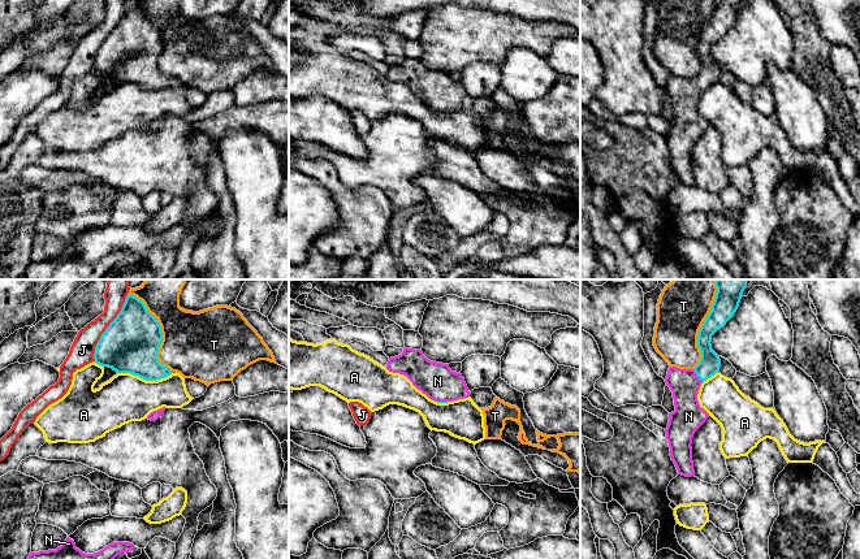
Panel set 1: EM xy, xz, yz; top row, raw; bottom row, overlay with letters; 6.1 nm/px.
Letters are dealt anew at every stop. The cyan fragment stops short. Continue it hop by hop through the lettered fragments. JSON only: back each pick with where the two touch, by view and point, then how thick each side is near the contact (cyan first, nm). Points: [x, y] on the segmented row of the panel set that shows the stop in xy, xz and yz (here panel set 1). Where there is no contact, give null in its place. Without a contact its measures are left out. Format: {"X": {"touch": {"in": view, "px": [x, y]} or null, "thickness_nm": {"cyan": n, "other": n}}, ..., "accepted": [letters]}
{"N": {"touch": {"in": "yz", "px": [698, 376]}, "thickness_nm": {"cyan": 130, "other": 190}}, "accepted": ["N"]}

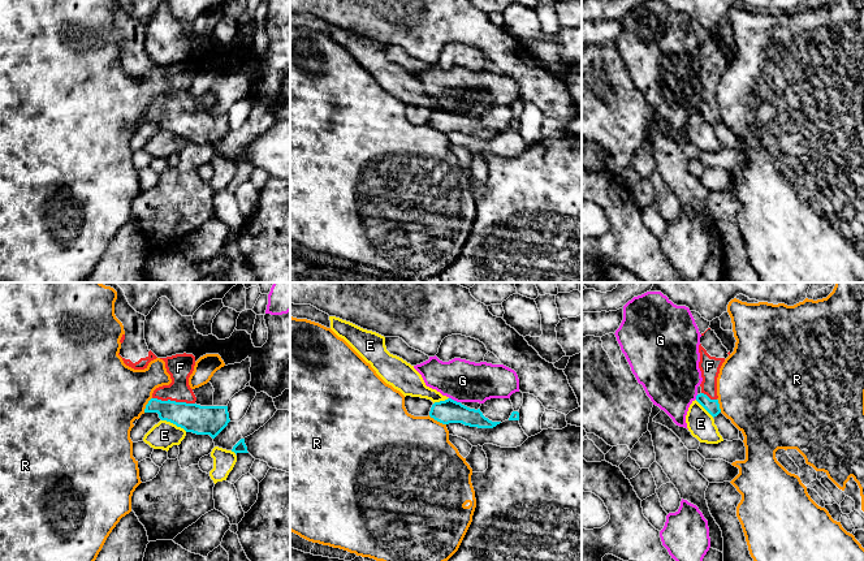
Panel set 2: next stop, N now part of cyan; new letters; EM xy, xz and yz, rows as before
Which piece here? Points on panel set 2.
{"F": {"touch": {"in": "xy", "px": [173, 401]}, "thickness_nm": {"cyan": 180, "other": 160}}, "accepted": ["F"]}

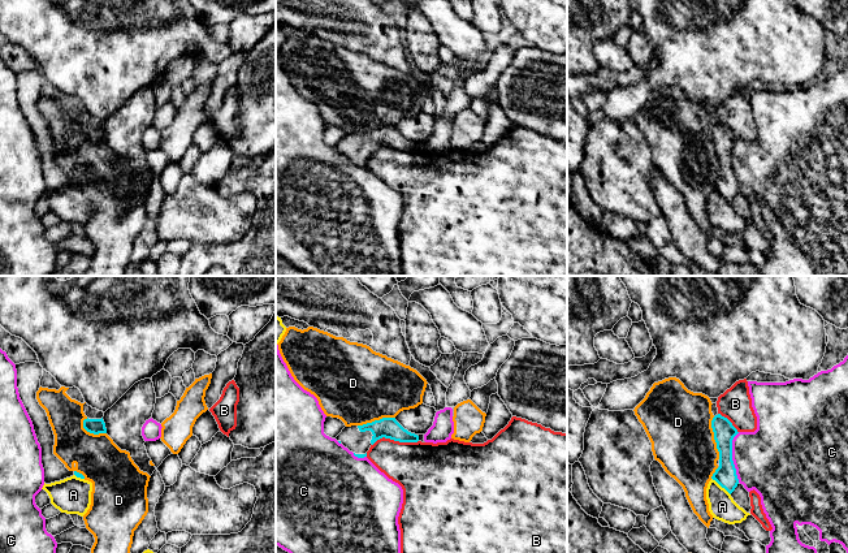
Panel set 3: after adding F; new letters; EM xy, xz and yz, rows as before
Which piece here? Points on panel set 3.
{"accepted": []}

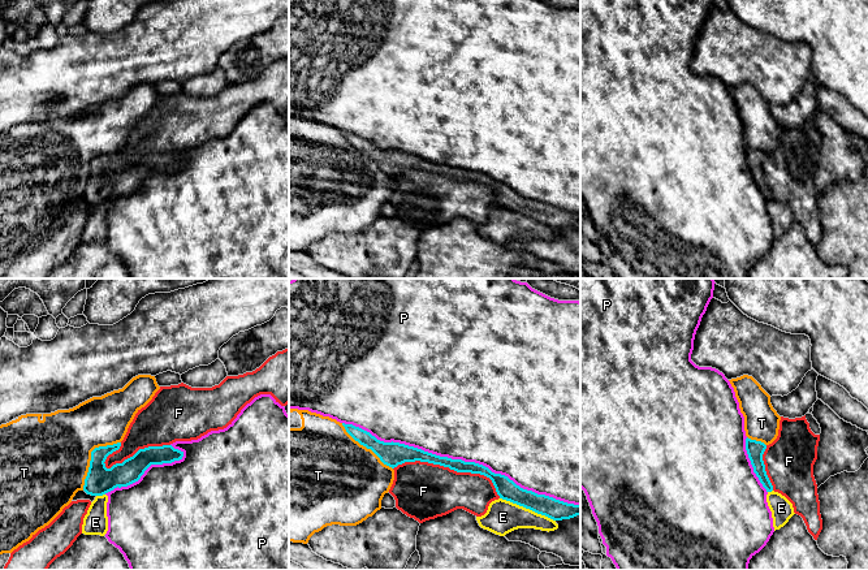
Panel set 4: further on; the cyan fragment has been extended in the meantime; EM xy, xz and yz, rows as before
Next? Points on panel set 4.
{"accepted": []}

